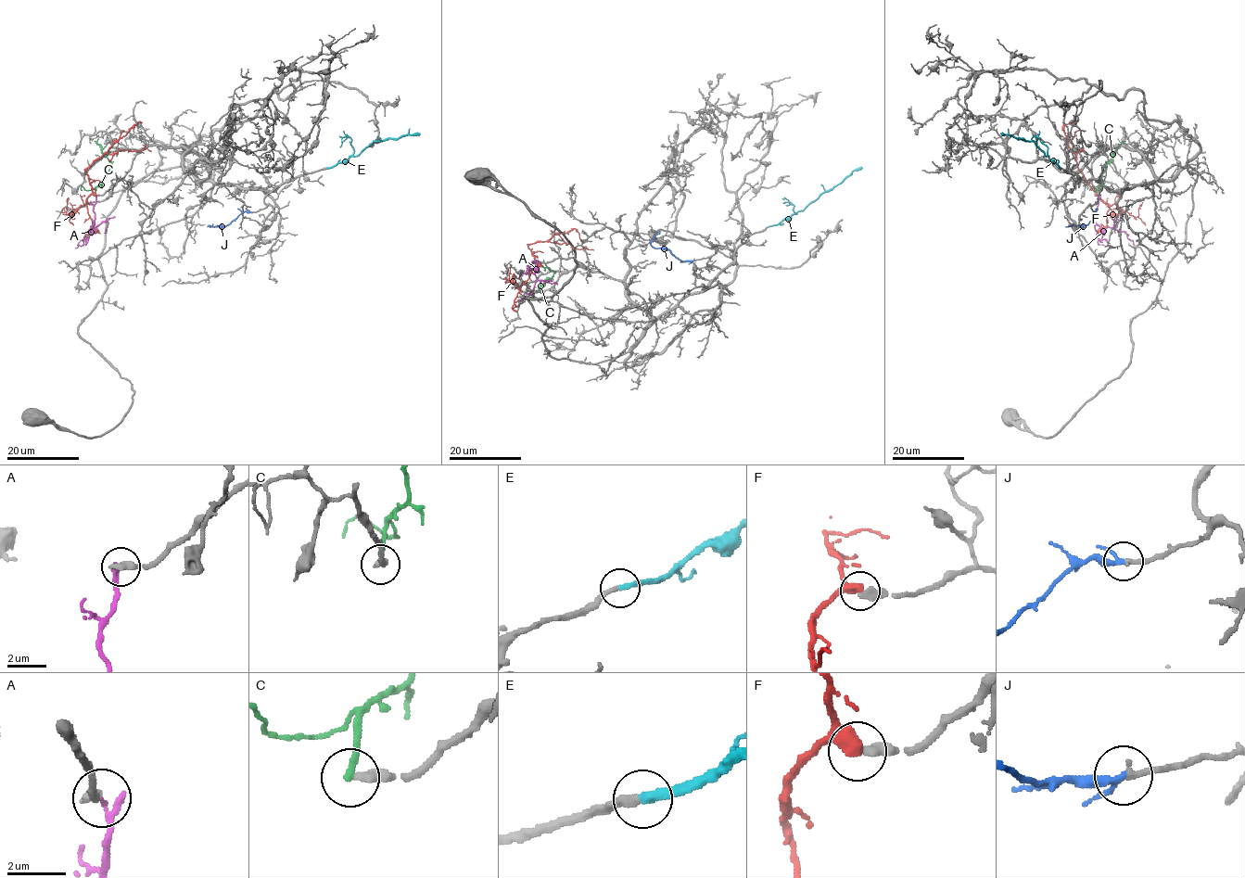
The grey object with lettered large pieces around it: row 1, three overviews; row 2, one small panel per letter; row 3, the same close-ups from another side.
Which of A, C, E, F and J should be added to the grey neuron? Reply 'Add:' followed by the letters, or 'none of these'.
Add: E, J

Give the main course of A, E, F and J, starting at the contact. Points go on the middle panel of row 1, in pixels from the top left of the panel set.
A: (539, 263), (536, 262), (538, 260), (533, 290), (519, 299)
E: (768, 226), (799, 211), (855, 170), (862, 168)
F: (538, 261), (529, 245), (545, 242), (554, 235), (574, 228), (584, 243)
J: (693, 260), (680, 260), (667, 249), (654, 248), (651, 241), (660, 231)

